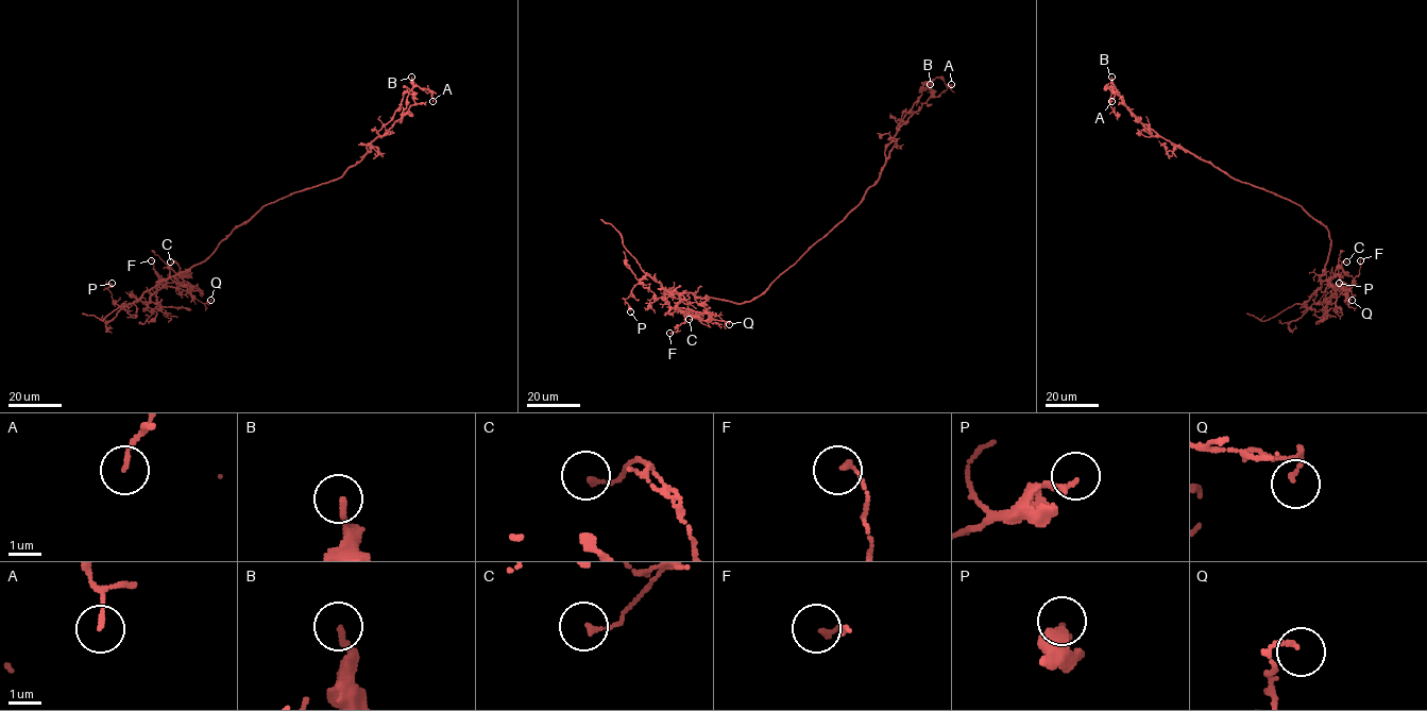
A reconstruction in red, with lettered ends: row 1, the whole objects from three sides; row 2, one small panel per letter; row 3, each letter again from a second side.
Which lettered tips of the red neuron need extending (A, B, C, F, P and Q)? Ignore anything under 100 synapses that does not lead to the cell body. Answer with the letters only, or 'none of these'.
none of these

